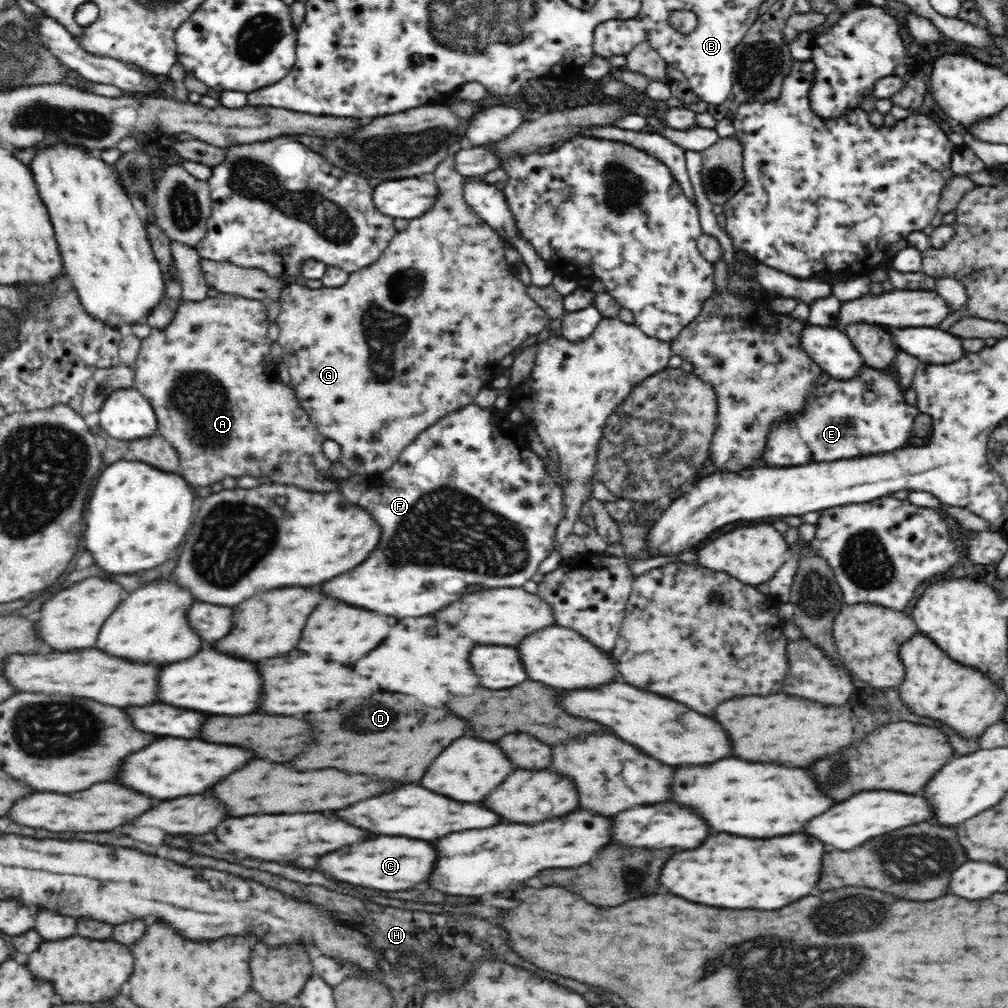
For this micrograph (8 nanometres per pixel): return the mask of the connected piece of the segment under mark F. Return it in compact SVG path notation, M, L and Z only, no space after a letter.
M468 404L460 409L441 417L434 425L430 425L420 432L416 440L410 442L404 452L401 452L396 464L392 468L386 469L382 476L370 475L370 478L360 475L350 475L346 479L340 480L339 490L350 502L364 507L372 515L381 531L382 542L376 552L372 552L370 560L358 566L352 574L340 576L322 590L330 596L336 596L348 604L356 604L362 608L370 608L382 614L394 614L400 618L420 618L420 616L432 616L436 608L444 608L444 604L452 604L460 592L468 592L468 588L523 588L526 582L530 582L535 574L540 570L542 560L548 560L553 554L553 540L560 520L562 520L562 490L554 480L548 480L550 476L544 472L542 460L530 452L528 448L520 448L514 438L502 438L498 436L498 422L502 422L502 412L498 410L484 410L474 404Z

